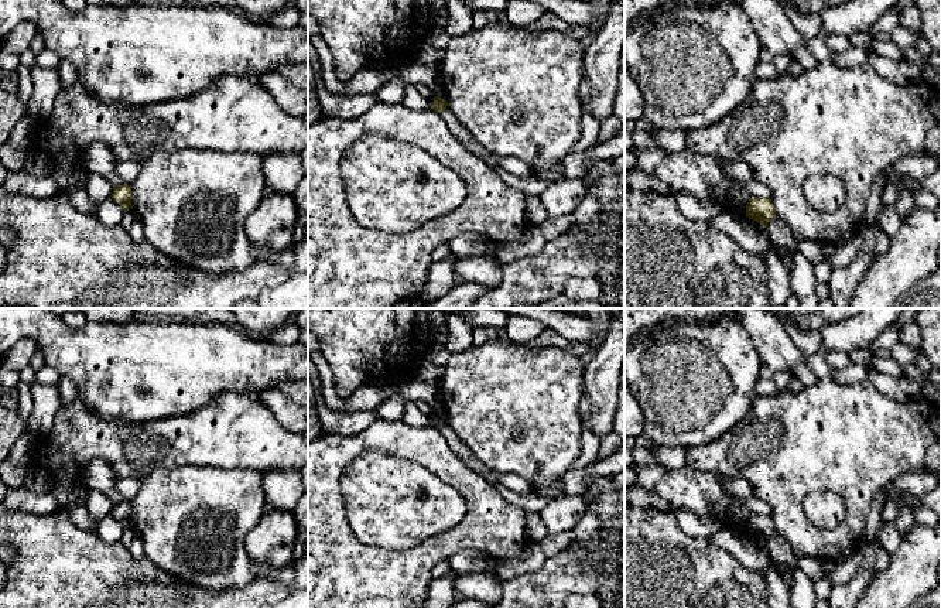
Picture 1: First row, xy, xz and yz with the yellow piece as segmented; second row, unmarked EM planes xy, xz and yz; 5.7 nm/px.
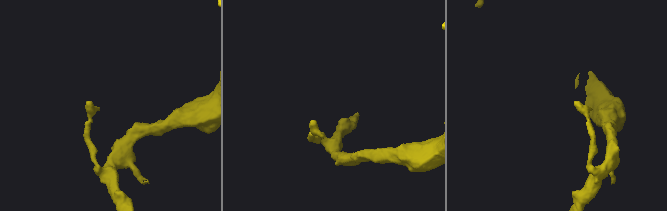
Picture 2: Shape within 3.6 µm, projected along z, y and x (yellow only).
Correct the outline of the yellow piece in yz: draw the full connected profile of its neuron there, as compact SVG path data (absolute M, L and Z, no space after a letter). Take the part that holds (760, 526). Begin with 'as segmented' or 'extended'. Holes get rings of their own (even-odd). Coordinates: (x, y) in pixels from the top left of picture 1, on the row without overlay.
as segmented | M752 513L746 522L746 533L766 544L767 540L776 533L771 516Z

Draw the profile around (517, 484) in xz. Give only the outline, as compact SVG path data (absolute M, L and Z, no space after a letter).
M492 471L493 477L507 489L513 491L514 493L527 496L533 495L531 485L520 475L516 474L502 474Z

